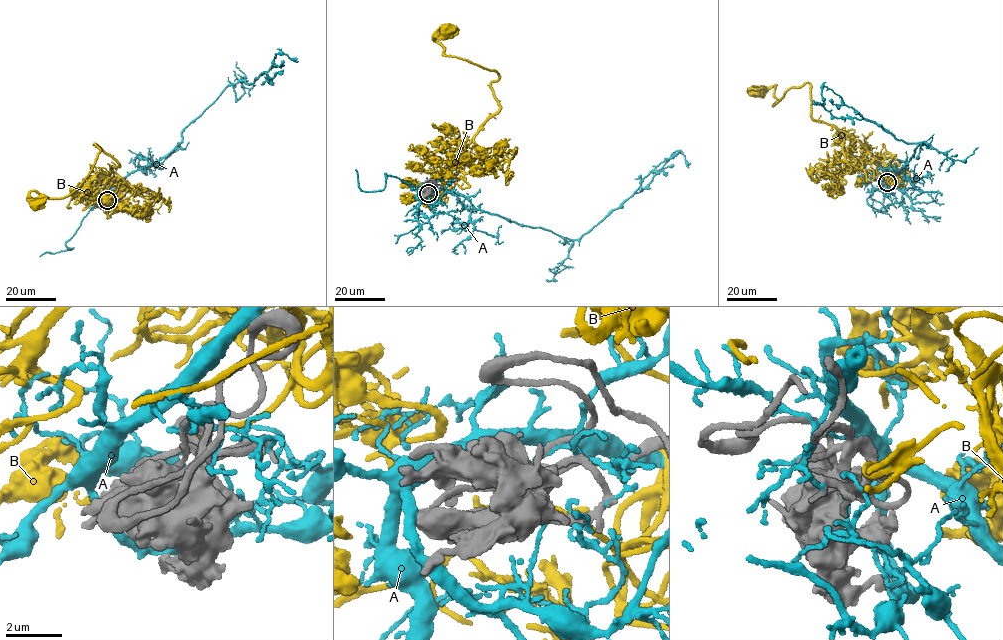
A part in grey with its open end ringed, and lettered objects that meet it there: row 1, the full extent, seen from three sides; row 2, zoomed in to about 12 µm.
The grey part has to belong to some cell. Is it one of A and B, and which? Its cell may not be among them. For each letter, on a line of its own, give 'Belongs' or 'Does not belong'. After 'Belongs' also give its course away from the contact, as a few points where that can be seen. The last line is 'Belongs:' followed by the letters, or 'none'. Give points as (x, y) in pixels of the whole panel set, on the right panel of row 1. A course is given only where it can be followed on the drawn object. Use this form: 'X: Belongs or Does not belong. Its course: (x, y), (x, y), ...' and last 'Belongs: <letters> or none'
A: Does not belong
B: Belongs. Its course: (888, 182), (886, 167), (867, 148), (811, 116), (809, 84), (792, 87), (773, 105), (776, 86), (753, 90)
Belongs: B

